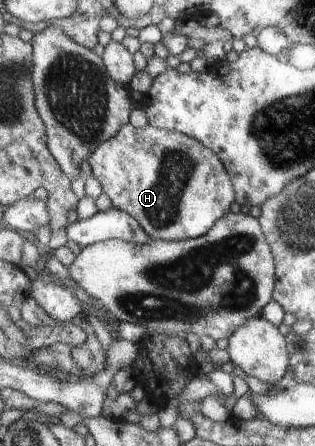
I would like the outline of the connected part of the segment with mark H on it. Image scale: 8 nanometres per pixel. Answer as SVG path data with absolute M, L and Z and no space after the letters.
M125 124L112 139L101 144L87 162L91 165L94 178L102 186L103 204L137 218L152 239L184 241L203 236L236 202L236 188L227 167L211 148L186 134L160 129L151 124L145 128Z

